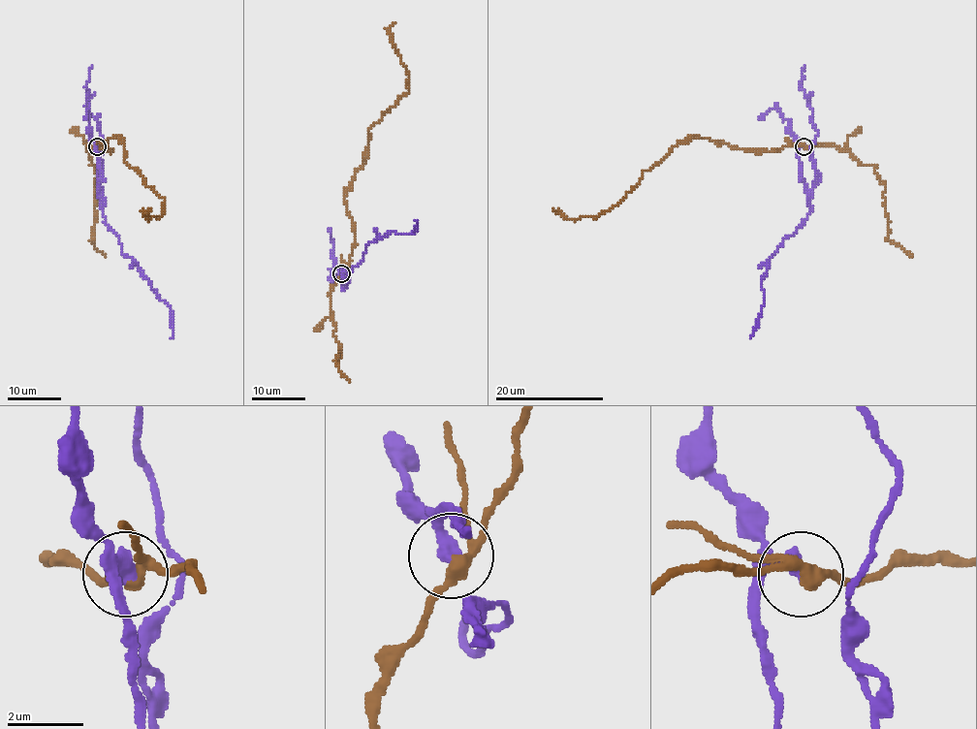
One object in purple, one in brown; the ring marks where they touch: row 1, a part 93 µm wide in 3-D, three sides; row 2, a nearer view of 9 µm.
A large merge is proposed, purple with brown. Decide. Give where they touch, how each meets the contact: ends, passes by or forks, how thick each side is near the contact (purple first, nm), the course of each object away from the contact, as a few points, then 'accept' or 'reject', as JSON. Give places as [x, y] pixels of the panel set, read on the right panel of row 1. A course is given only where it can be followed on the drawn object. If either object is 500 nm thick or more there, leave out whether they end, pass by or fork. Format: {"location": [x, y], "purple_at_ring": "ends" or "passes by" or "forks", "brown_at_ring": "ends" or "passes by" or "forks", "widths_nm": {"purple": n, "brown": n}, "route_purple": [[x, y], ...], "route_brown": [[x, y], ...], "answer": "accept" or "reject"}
{"location": [803, 146], "purple_at_ring": "ends", "brown_at_ring": "forks", "widths_nm": {"purple": 440, "brown": 280}, "route_purple": [[803, 146], [798, 146], [797, 156], [810, 213], [767, 263], [762, 279], [762, 310], [749, 338]], "route_brown": [[803, 146], [741, 149], [689, 136], [645, 171], [639, 183], [611, 208], [594, 217], [574, 220], [552, 208]], "answer": "reject"}

